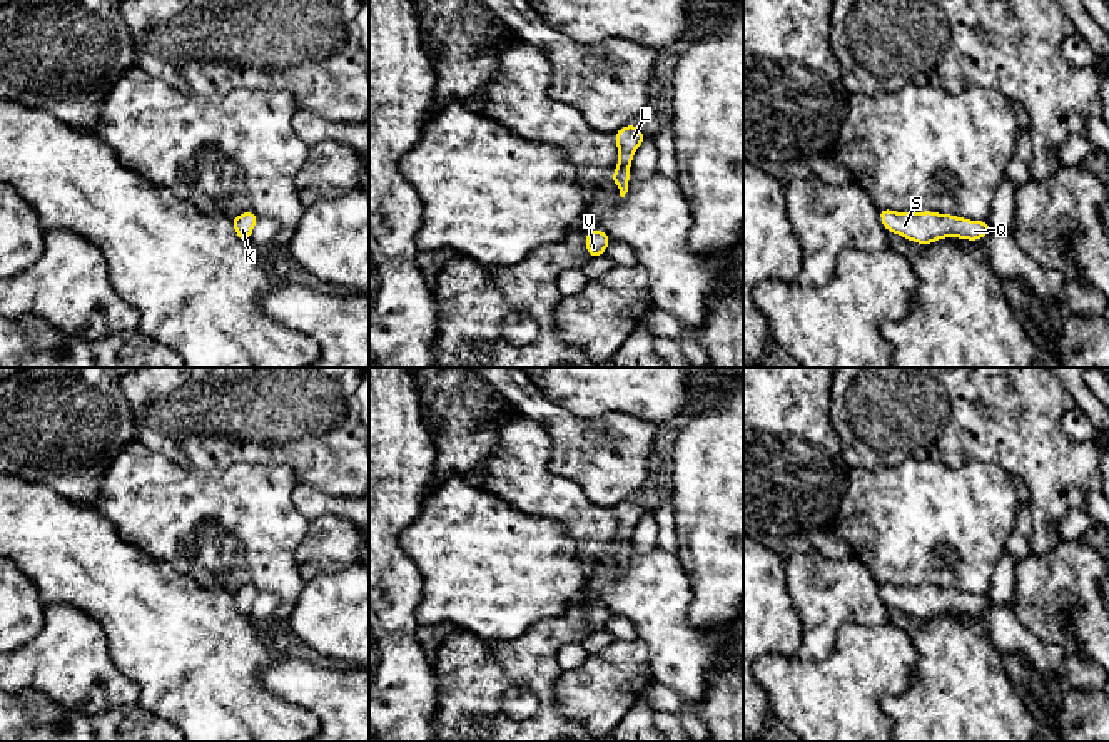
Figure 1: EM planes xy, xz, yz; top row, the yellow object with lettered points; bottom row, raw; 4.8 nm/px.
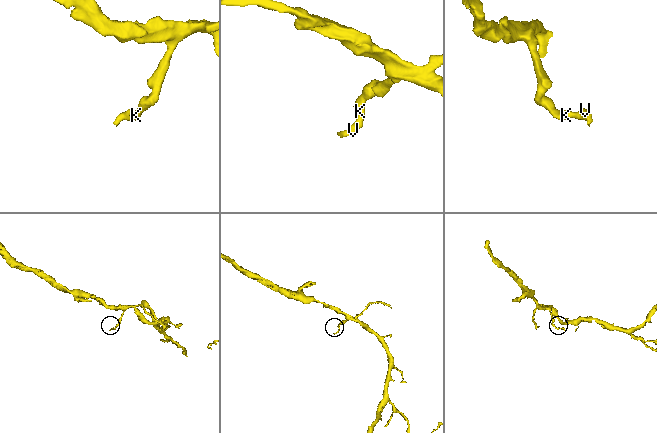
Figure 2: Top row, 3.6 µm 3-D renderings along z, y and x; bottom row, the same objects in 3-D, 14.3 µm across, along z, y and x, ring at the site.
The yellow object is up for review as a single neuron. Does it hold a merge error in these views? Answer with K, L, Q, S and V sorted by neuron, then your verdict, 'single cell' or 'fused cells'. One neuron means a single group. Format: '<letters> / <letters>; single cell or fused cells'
K L Q S V; single cell

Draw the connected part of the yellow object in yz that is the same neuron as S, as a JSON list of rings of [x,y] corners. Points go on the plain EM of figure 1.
[[[879,582],[879,587],[887,607],[899,608],[922,620],[930,620],[937,613],[945,612],[979,615],[992,605],[989,595],[972,595],[934,585],[897,587]]]

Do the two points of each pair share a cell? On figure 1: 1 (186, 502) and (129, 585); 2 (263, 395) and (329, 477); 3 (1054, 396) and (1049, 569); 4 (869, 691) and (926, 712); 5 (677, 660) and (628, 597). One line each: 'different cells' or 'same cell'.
1: different cells
2: same cell
3: different cells
4: different cells
5: same cell

